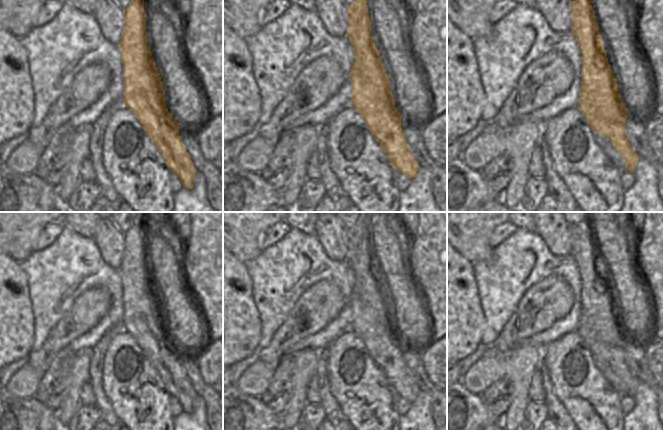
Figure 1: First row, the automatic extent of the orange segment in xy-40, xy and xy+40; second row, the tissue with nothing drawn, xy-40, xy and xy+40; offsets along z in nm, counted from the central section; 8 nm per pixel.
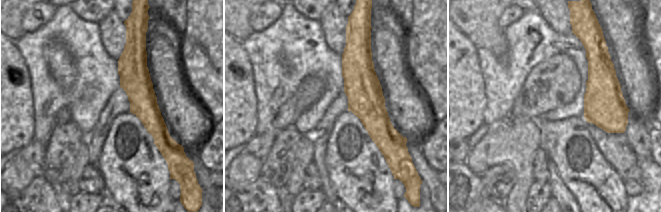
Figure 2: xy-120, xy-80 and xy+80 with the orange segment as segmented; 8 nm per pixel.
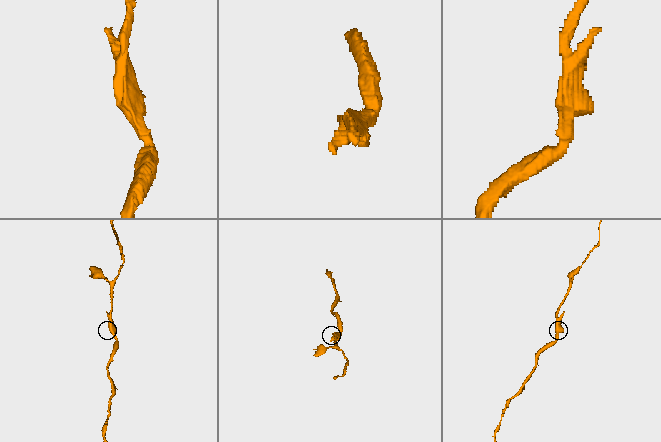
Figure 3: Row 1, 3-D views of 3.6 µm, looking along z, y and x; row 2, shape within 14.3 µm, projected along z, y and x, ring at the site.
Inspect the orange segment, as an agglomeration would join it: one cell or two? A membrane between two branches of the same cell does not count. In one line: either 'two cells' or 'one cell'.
two cells

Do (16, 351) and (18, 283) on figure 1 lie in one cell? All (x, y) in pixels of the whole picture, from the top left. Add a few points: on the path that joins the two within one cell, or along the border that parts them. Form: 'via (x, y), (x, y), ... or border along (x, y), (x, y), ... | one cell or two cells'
via (16, 334), (16, 300) | one cell

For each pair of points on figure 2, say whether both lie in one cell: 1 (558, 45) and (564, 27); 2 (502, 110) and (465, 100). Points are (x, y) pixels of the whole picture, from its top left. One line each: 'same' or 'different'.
1: different
2: different

